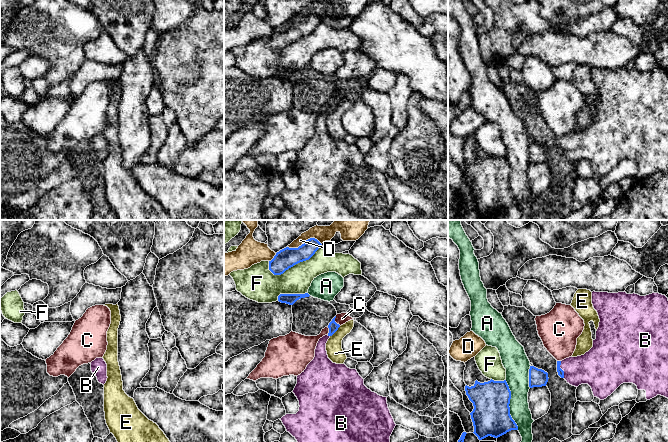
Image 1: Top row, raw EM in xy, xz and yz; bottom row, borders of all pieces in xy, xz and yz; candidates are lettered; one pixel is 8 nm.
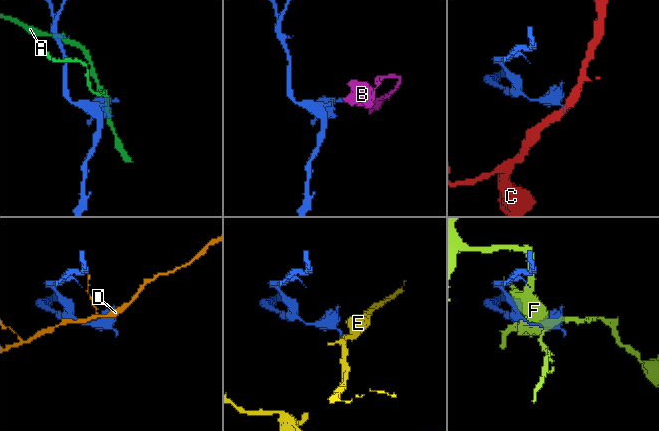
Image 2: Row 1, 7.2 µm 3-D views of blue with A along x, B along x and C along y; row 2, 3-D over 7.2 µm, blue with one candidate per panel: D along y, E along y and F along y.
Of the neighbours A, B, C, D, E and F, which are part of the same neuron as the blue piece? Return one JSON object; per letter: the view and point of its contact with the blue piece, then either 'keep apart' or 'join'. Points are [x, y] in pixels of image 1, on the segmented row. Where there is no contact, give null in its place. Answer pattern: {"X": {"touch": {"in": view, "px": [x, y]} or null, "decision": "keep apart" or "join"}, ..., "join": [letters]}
{"A": {"touch": {"in": "yz", "px": [508, 405]}, "decision": "keep apart"}, "B": {"touch": {"in": "yz", "px": [561, 369]}, "decision": "join"}, "C": {"touch": {"in": "xz", "px": [334, 321]}, "decision": "keep apart"}, "D": {"touch": {"in": "xz", "px": [305, 242]}, "decision": "keep apart"}, "E": {"touch": {"in": "xz", "px": [335, 331]}, "decision": "keep apart"}, "F": {"touch": {"in": "xz", "px": [295, 264]}, "decision": "keep apart"}, "join": ["B"]}

